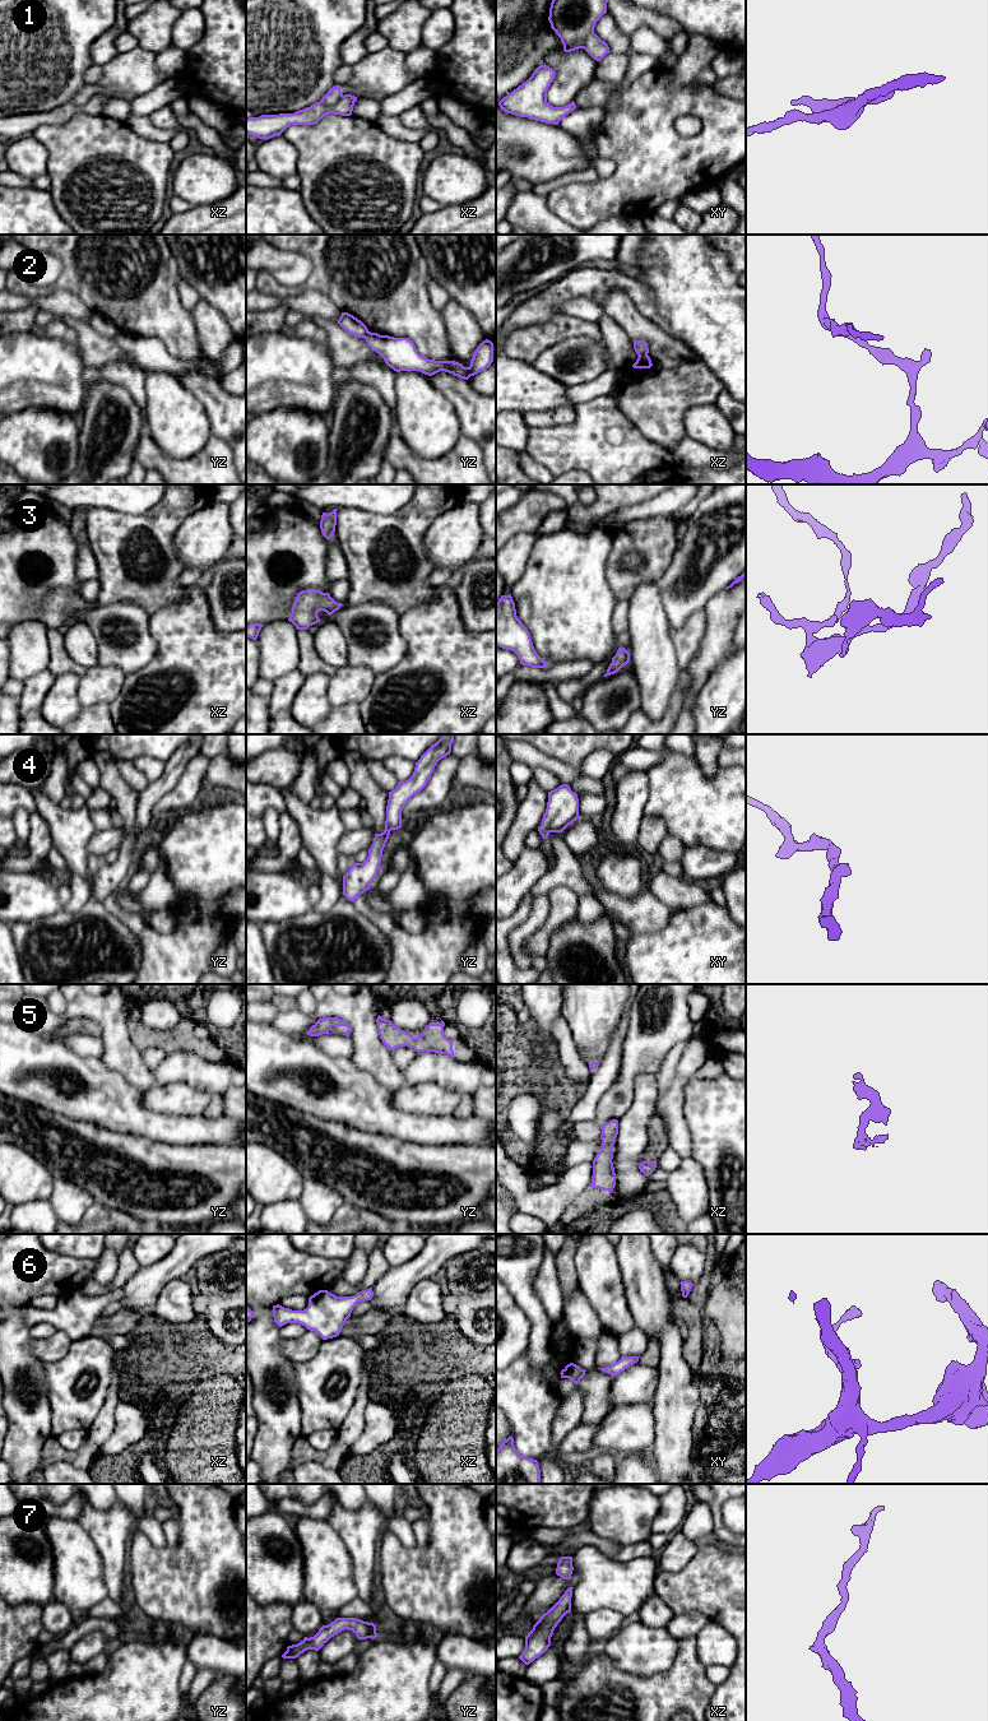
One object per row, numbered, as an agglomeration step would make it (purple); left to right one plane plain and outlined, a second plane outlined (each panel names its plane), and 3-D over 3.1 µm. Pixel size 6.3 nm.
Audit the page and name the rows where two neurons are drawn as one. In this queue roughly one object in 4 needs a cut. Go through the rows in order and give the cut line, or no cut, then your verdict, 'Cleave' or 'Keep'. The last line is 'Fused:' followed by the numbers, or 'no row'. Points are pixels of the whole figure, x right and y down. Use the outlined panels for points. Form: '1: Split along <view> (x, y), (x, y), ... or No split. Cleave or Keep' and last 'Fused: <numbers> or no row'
1: Split along xy (584, 45), (578, 42), (564, 46). Cleave
2: Split along xz (646, 353), (639, 356). Cleave
3: No split. Keep
4: No split. Keep
5: No split. Keep
6: No split. Keep
7: No split. Keep
Fused: 1, 2

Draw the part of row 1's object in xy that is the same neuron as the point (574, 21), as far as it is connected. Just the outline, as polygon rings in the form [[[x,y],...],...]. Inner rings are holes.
[[[552,0],[548,20],[563,46],[583,43],[584,50],[597,61],[609,54],[608,45],[595,33],[594,27],[607,13],[608,0]]]

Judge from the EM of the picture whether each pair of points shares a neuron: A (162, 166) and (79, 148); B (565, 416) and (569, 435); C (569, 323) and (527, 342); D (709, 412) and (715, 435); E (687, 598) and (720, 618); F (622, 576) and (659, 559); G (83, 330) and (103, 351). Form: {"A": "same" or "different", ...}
{"A": "same", "B": "different", "C": "same", "D": "same", "E": "different", "F": "same", "G": "same"}

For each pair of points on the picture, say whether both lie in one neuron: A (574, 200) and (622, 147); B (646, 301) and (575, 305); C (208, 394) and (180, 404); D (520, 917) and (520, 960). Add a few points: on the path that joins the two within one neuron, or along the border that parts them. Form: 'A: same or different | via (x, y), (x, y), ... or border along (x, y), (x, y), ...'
A: same | via (593, 200), (622, 174), (622, 166)
B: different | border along (570, 300), (594, 300), (601, 305)
C: different | border along (176, 375), (179, 381), (203, 407), (209, 425)
D: different | border along (534, 898), (529, 915), (509, 935)

